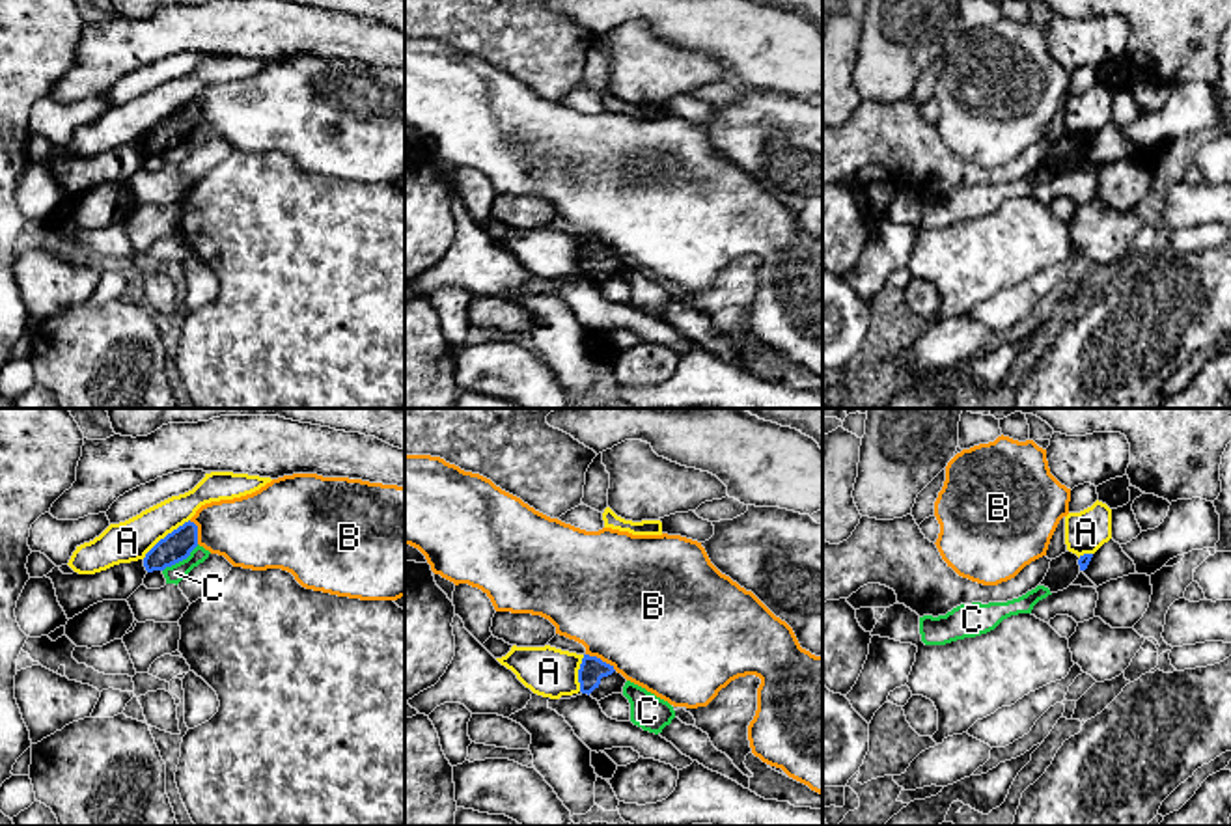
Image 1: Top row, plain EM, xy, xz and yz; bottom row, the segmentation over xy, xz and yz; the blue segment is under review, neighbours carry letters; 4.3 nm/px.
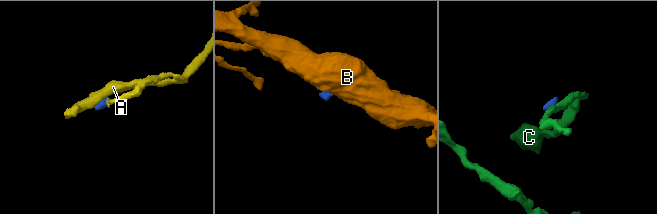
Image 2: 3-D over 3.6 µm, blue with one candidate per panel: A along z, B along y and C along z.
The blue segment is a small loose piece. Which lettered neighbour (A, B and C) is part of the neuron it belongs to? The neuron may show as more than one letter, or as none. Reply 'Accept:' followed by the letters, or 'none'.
Accept: none

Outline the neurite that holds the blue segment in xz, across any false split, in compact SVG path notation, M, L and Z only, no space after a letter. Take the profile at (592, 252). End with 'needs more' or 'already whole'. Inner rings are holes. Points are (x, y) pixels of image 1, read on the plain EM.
M584 237L578 265L582 276L601 283L612 276L623 276L627 261L601 241Z | needs more

